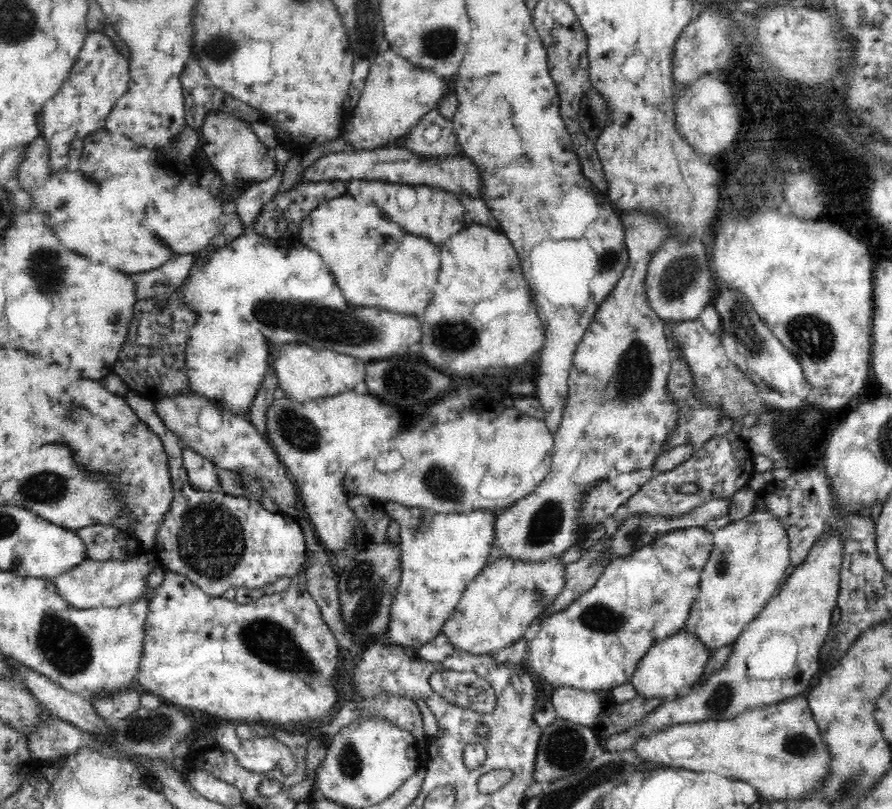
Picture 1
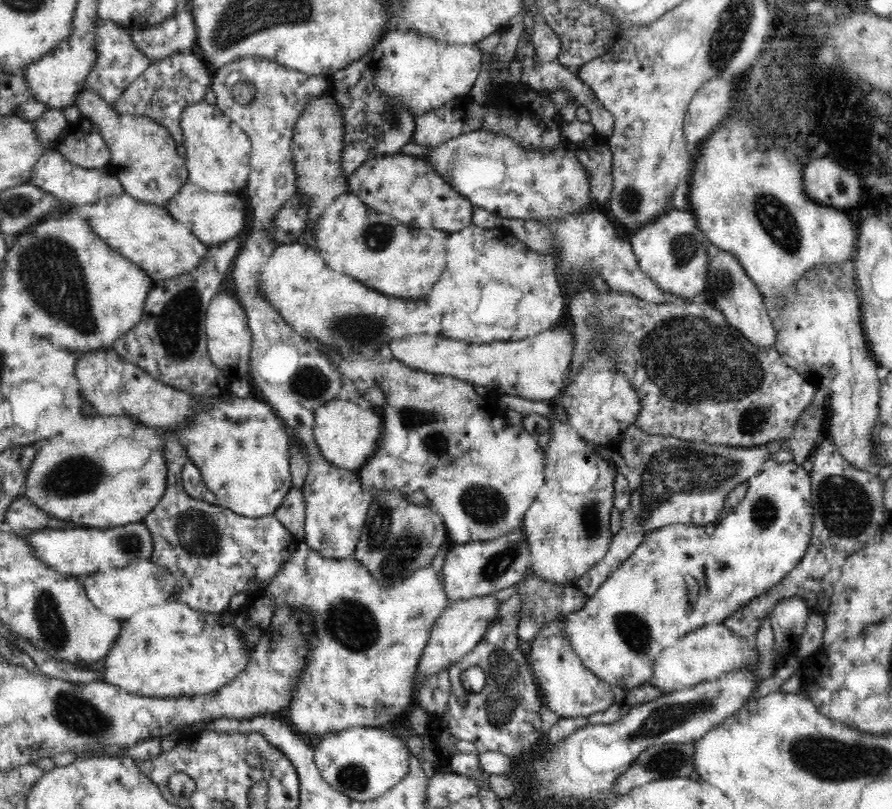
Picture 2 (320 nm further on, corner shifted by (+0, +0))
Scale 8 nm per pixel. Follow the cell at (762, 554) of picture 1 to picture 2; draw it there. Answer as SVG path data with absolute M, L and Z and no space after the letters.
M769 460L764 468L754 474L748 481L745 497L728 512L712 534L712 544L708 548L706 558L706 580L708 580L708 594L712 598L708 614L712 616L710 622L723 623L728 616L741 606L747 605L753 598L770 590L774 584L786 577L796 568L802 556L806 554L812 534L812 493L811 476L802 465L792 462L777 464Z

